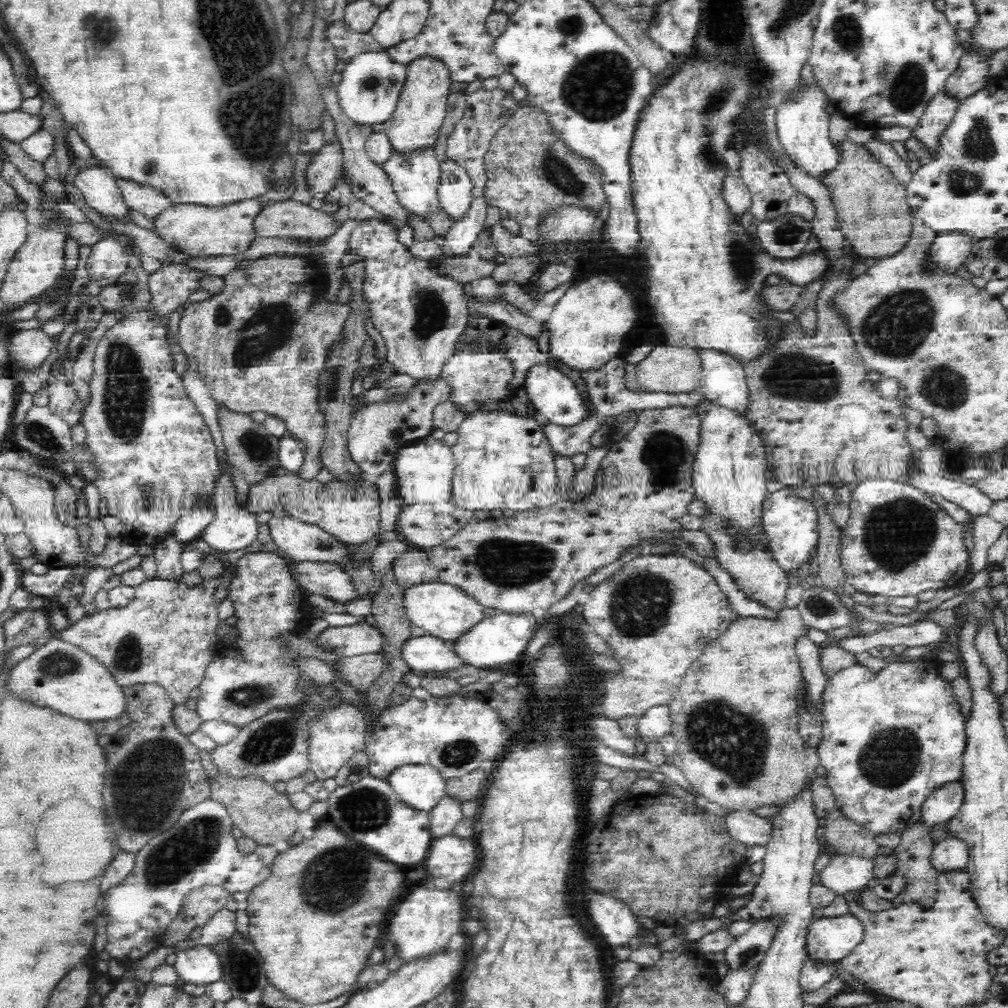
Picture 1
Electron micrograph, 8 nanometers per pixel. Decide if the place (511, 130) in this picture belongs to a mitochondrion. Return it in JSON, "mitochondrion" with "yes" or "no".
{"mitochondrion":"no"}

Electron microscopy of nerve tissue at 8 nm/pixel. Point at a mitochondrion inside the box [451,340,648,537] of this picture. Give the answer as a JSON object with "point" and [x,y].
{"point":[616,427]}

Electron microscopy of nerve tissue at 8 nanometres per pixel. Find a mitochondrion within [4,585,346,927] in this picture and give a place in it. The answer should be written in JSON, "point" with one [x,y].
{"point":[190,847]}

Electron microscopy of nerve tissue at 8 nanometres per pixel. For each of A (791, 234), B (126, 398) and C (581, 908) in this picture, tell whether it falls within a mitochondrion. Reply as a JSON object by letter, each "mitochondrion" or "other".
{"A":"mitochondrion","B":"mitochondrion","C":"other"}

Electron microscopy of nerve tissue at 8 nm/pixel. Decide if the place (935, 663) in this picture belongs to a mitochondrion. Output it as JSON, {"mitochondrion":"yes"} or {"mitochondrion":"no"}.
{"mitochondrion":"no"}

